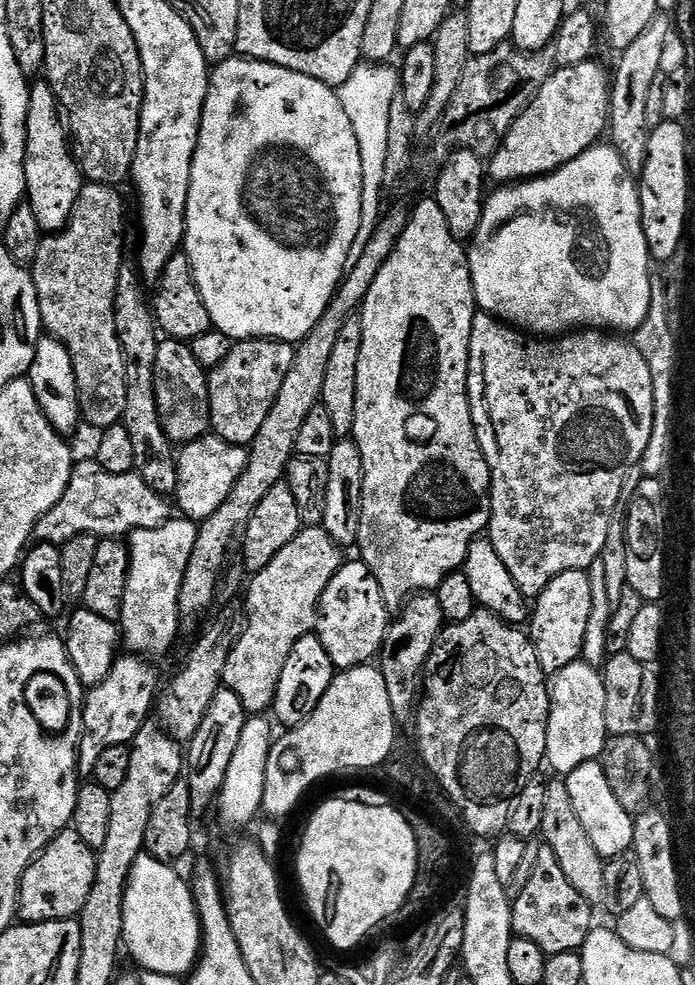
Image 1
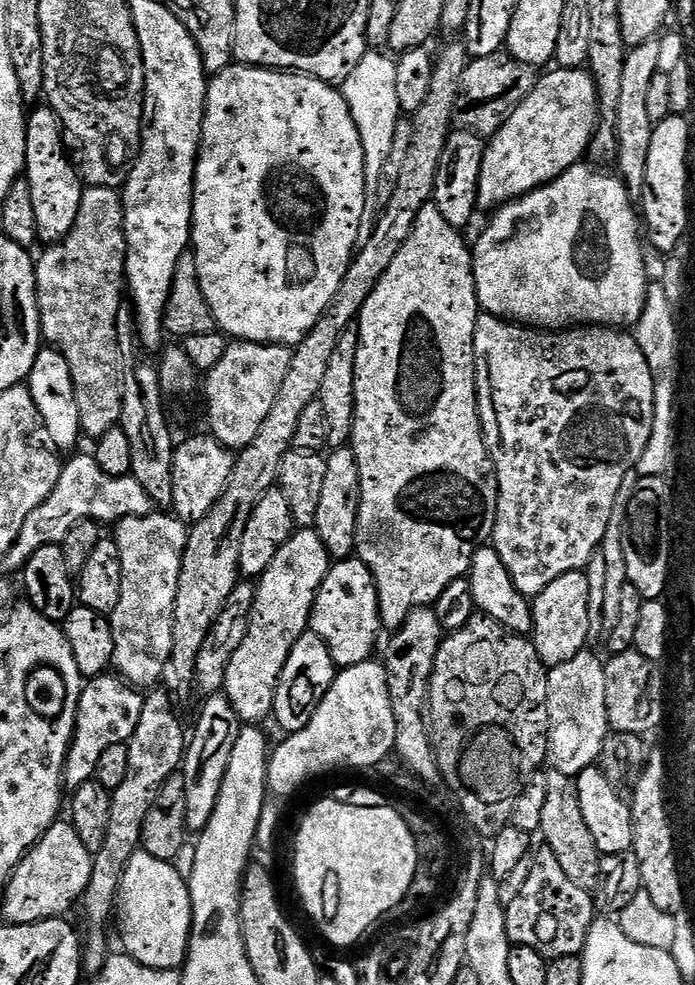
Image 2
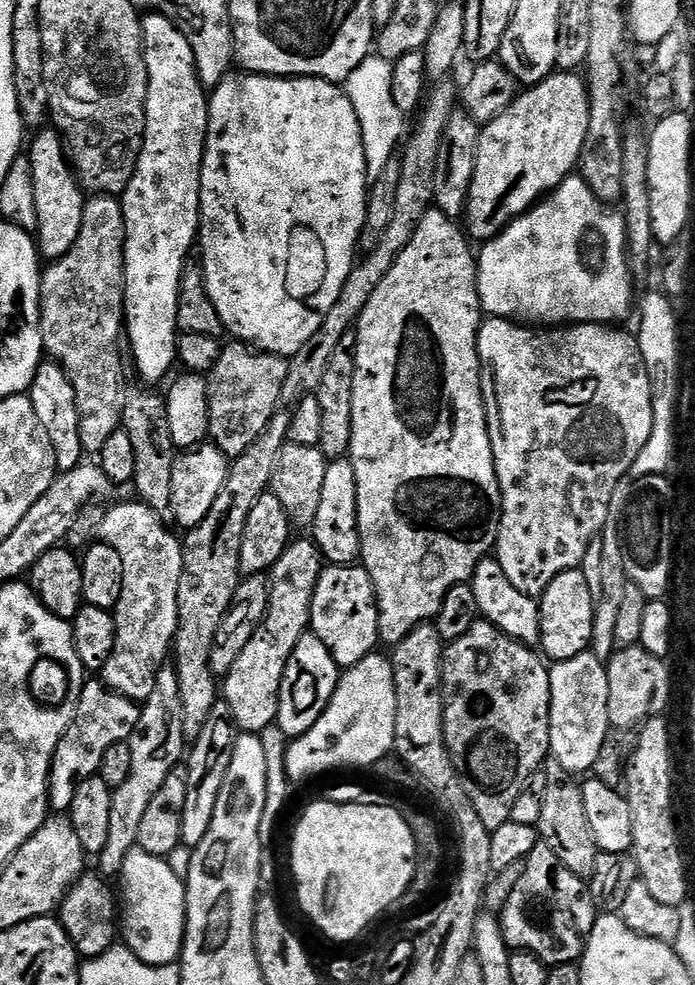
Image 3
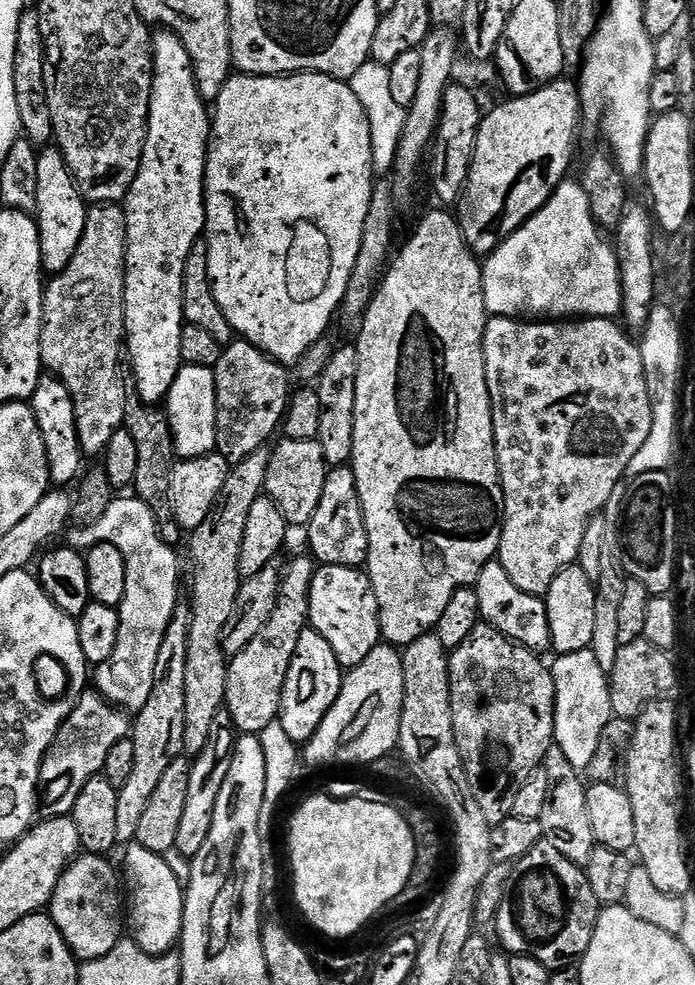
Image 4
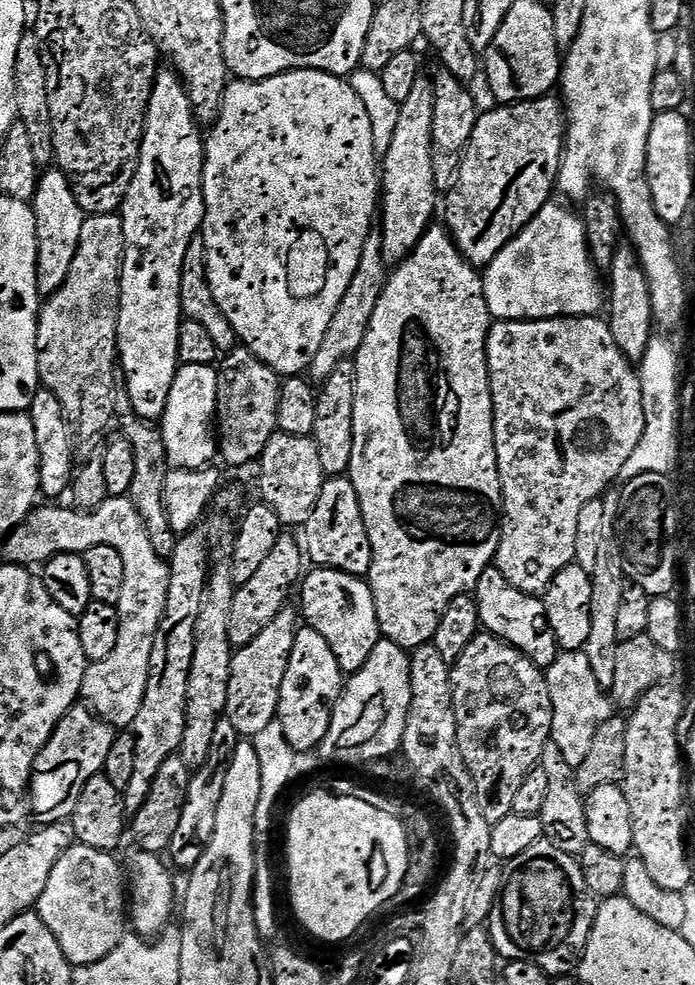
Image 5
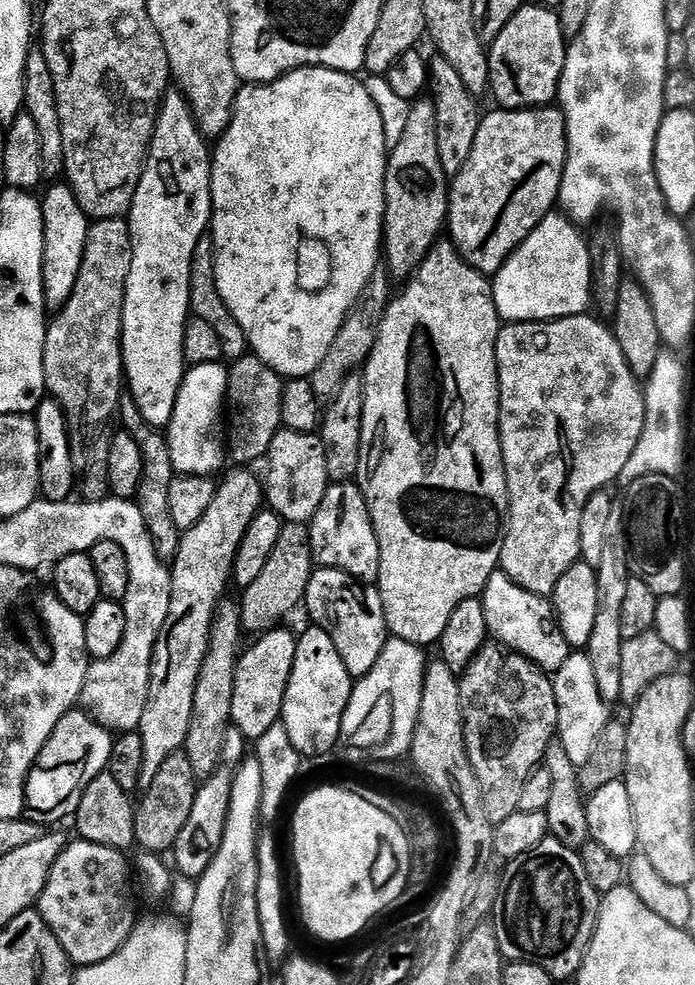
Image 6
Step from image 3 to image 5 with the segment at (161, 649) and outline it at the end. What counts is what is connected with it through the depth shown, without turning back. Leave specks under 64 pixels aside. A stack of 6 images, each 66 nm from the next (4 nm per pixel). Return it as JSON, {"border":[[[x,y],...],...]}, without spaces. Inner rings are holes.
{"border":[[[110,498],[102,506],[98,506],[93,512],[81,512],[75,507],[68,508],[43,508],[37,507],[29,512],[27,520],[17,524],[11,532],[7,533],[4,544],[4,552],[9,561],[25,566],[43,566],[50,558],[54,558],[61,550],[73,547],[72,540],[84,540],[94,544],[109,544],[122,554],[122,563],[126,569],[126,578],[122,582],[122,594],[120,595],[120,625],[118,626],[118,642],[114,645],[114,651],[106,658],[94,660],[89,663],[86,674],[82,678],[82,690],[80,700],[91,708],[101,720],[112,725],[116,730],[131,729],[132,724],[138,718],[138,710],[142,710],[142,702],[146,698],[146,682],[150,674],[150,654],[154,650],[154,638],[158,634],[158,626],[164,617],[166,610],[166,598],[168,597],[168,564],[165,557],[159,556],[150,546],[150,538],[146,534],[146,526],[138,514],[135,503],[128,498]]]}

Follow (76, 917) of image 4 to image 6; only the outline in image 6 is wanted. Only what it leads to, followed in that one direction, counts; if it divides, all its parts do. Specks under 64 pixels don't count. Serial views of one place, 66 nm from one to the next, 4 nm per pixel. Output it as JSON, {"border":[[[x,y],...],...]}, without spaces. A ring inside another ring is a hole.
{"border":[[[79,838],[73,839],[61,852],[50,870],[50,878],[46,878],[46,886],[38,901],[40,916],[50,926],[54,938],[66,950],[69,961],[76,966],[87,966],[106,962],[130,938],[136,928],[136,900],[132,897],[132,872],[128,869],[128,856],[123,852],[91,844]]]}

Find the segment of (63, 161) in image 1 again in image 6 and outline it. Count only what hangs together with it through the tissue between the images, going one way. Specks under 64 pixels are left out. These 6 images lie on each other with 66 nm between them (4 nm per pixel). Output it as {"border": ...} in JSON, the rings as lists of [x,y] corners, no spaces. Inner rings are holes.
{"border":[[[56,182],[45,196],[42,196],[40,209],[44,219],[44,307],[59,310],[74,294],[74,282],[78,282],[78,270],[82,270],[82,258],[86,250],[86,238],[90,227],[90,218],[78,206],[76,196],[67,183]]]}

